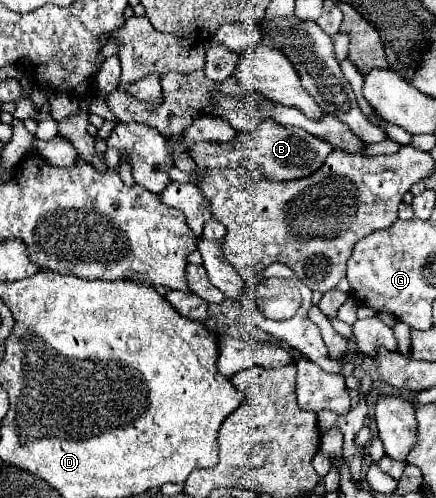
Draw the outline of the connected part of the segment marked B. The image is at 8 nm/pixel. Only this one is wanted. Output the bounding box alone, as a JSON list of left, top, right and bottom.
[191,120,331,182]

